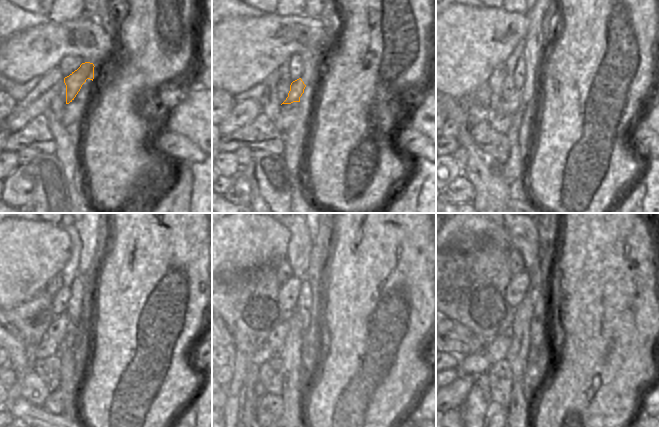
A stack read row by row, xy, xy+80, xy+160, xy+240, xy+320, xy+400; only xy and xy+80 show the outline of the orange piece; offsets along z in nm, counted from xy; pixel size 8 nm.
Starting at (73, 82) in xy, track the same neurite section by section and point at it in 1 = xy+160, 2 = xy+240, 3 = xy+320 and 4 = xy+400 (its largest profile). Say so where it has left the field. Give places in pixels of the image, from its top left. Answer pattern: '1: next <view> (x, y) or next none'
1: next xy+160 (510, 106)
2: next xy+240 (58, 330)
3: next xy+320 (276, 339)
4: next xy+400 (497, 349)

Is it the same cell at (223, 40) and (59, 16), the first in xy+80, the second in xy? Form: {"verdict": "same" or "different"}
{"verdict": "different"}

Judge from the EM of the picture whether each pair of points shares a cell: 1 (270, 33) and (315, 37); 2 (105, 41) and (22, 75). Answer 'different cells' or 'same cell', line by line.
1: same cell
2: same cell

